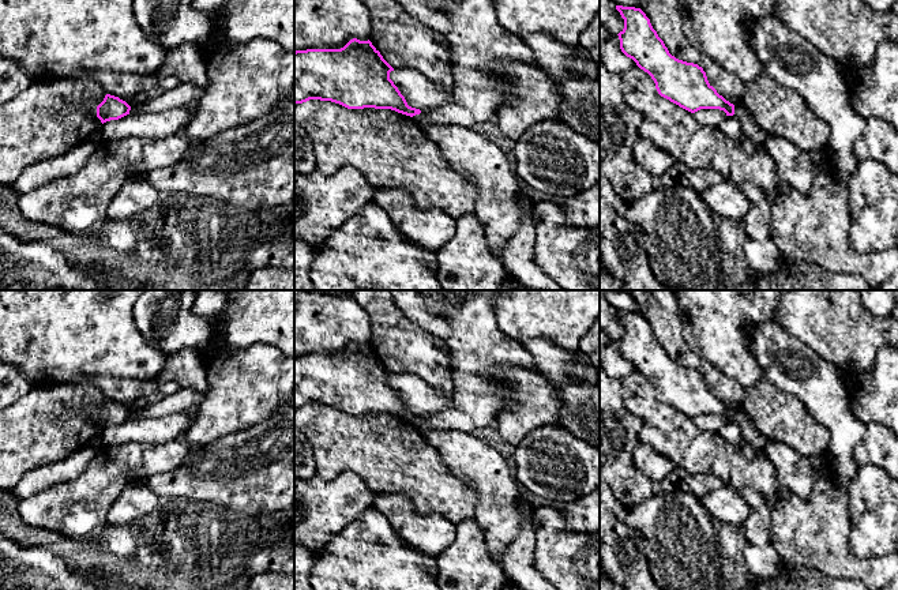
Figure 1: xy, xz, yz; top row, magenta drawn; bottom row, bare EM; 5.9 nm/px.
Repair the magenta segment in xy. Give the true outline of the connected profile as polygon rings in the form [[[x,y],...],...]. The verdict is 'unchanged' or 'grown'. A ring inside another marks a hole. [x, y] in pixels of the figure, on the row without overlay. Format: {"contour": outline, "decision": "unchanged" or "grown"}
{"contour": [[[106,399],[104,406],[97,412],[97,422],[101,428],[106,428],[110,425],[119,425],[127,420],[129,420],[131,412],[120,405],[119,402]]], "decision": "unchanged"}

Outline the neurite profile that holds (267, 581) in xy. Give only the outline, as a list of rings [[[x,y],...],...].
[[[258,574],[251,579],[247,590],[294,590],[294,574]]]

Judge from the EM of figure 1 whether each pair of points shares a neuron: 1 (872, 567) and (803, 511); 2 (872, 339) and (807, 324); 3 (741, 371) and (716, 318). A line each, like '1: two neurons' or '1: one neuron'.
1: one neuron
2: one neuron
3: one neuron

